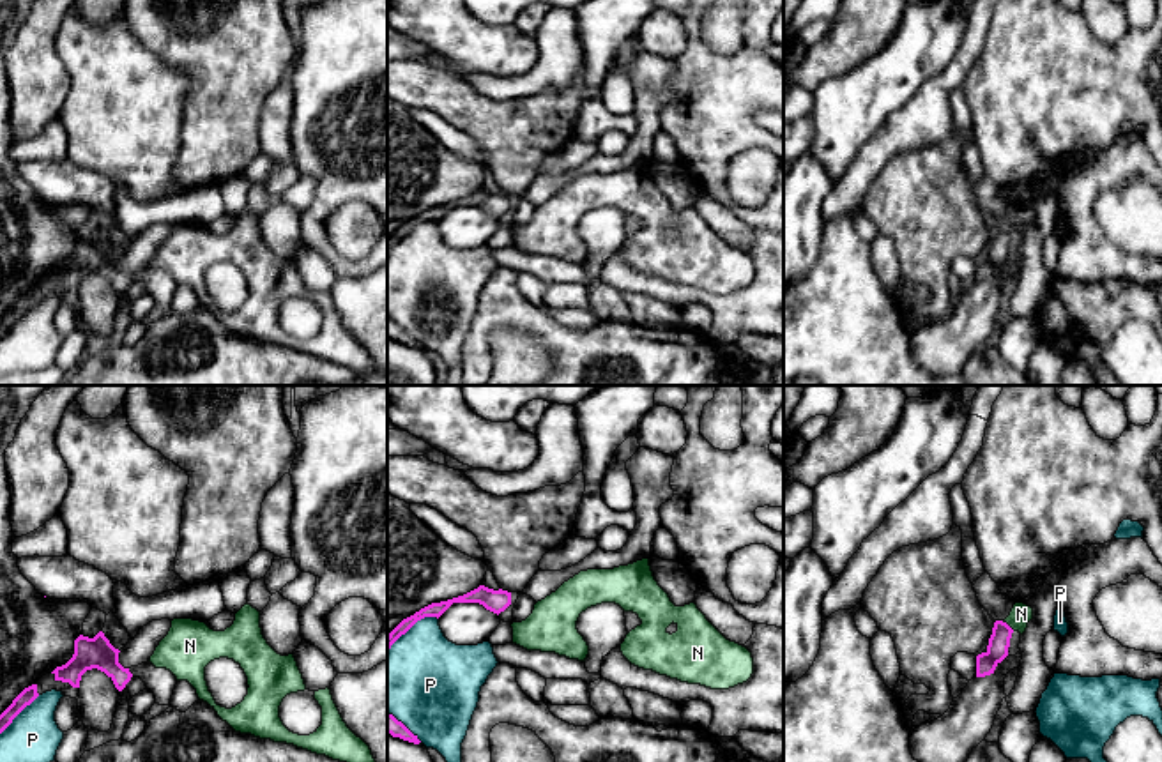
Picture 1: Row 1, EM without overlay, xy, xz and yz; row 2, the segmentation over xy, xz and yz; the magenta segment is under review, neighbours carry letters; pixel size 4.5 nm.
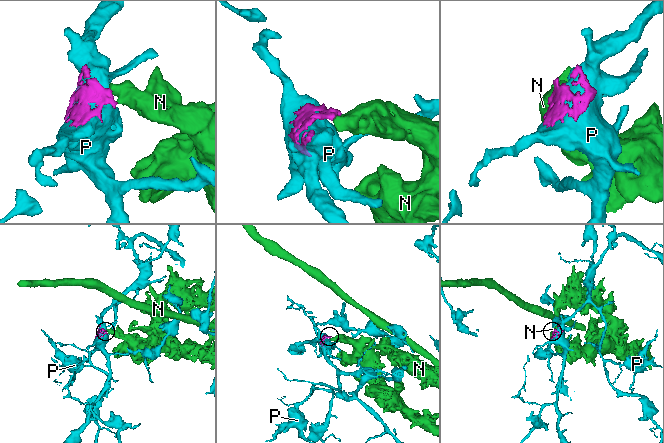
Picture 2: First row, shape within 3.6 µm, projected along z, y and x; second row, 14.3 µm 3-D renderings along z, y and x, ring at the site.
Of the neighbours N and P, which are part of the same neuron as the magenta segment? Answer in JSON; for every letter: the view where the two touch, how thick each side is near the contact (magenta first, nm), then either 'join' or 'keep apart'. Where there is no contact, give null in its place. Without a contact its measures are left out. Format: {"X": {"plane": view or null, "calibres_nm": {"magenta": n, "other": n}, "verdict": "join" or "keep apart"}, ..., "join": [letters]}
{"N": {"plane": "yz", "calibres_nm": {"magenta": 100, "other": 100}, "verdict": "keep apart"}, "P": {"plane": "xz", "calibres_nm": {"magenta": 60, "other": 420}, "verdict": "keep apart"}, "join": []}

